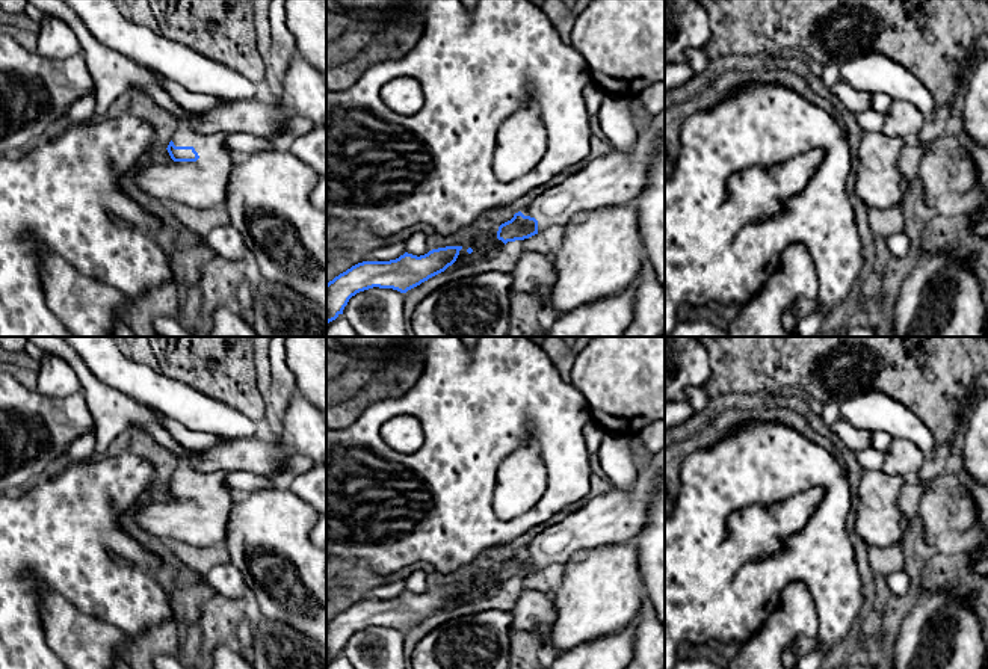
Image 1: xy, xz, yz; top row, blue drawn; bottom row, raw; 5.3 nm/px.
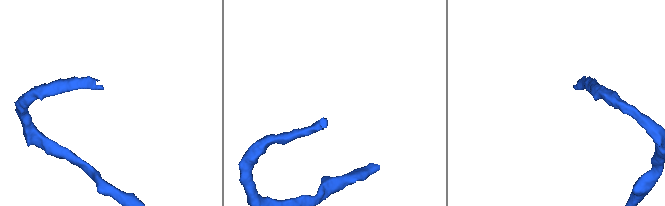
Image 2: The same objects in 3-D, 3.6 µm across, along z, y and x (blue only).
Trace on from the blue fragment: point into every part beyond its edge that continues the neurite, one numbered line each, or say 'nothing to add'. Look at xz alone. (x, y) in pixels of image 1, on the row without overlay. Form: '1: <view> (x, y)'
1: xz (618, 515)

